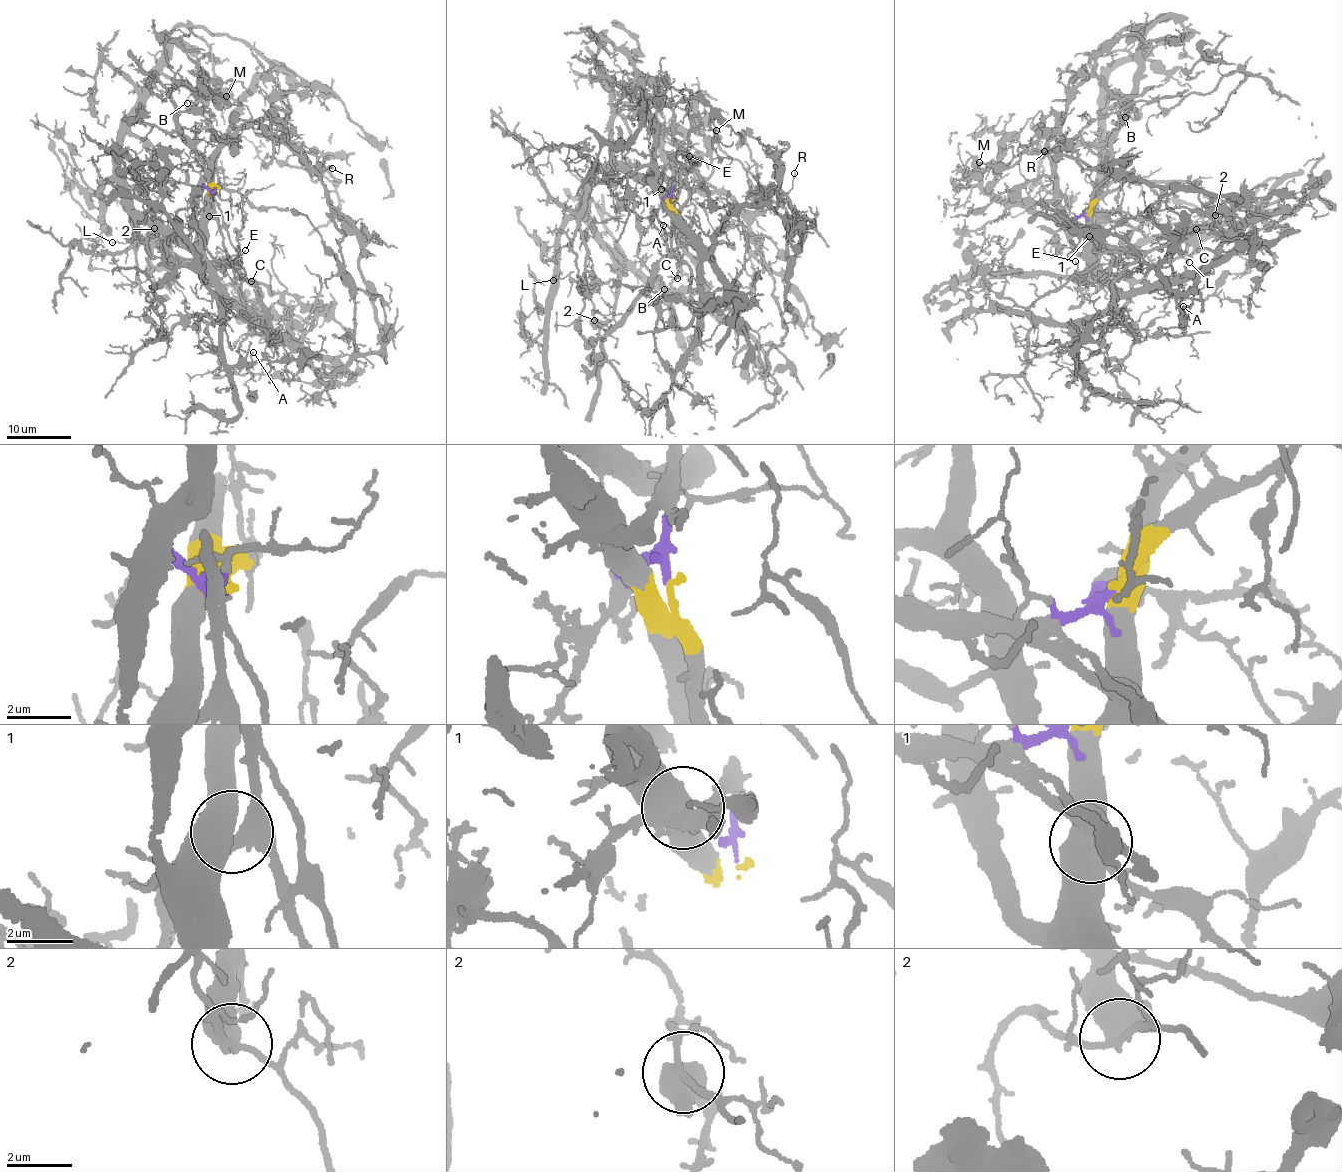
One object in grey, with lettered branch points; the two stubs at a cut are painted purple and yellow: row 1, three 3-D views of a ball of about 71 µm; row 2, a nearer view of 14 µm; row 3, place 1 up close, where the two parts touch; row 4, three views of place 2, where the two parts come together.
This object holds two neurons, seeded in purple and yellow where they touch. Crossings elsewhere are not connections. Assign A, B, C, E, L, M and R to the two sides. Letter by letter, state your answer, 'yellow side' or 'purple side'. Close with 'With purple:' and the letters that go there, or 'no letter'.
A: purple side
B: yellow side
C: purple side
E: purple side
L: purple side
M: yellow side
R: yellow side
With purple: A, C, E, L

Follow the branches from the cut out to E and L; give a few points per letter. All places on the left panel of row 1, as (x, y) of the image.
E: (214, 191), (223, 227), (242, 261), (236, 263), (246, 250)
L: (214, 191), (242, 277), (214, 261), (181, 261), (150, 225), (146, 210), (138, 219), (139, 237), (112, 243)

